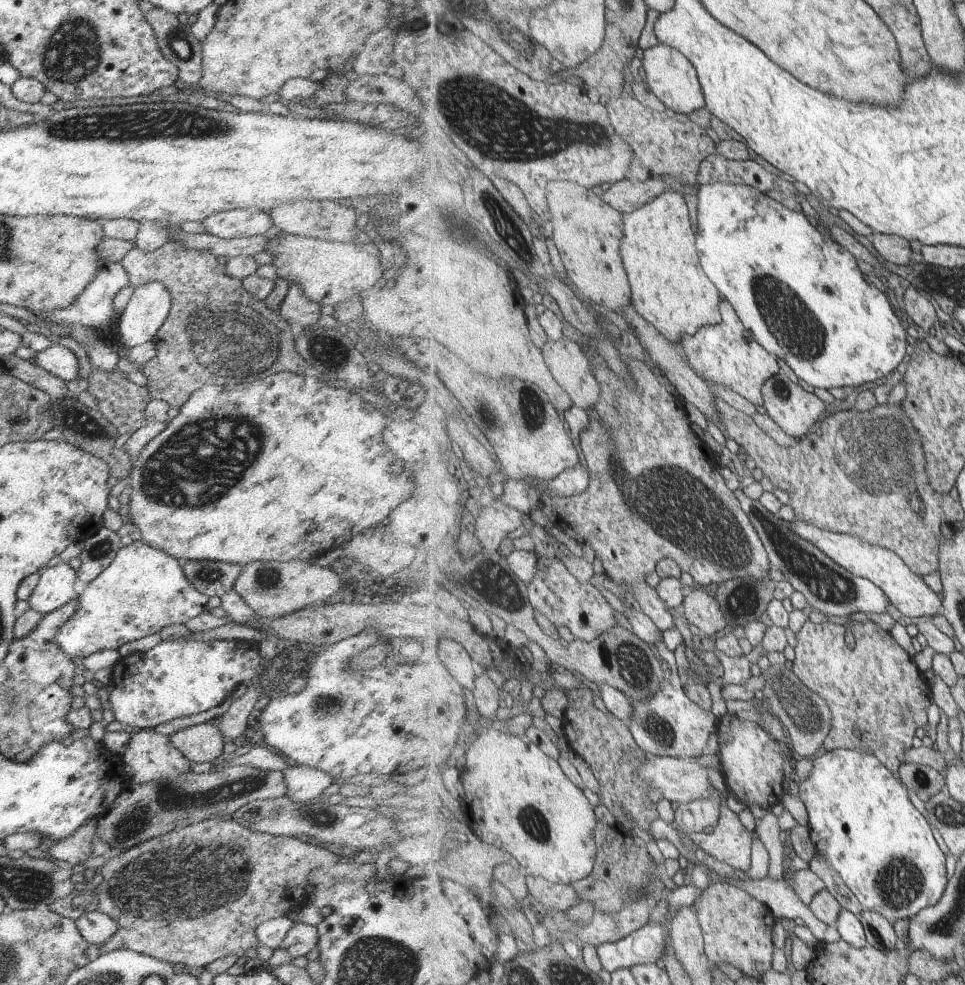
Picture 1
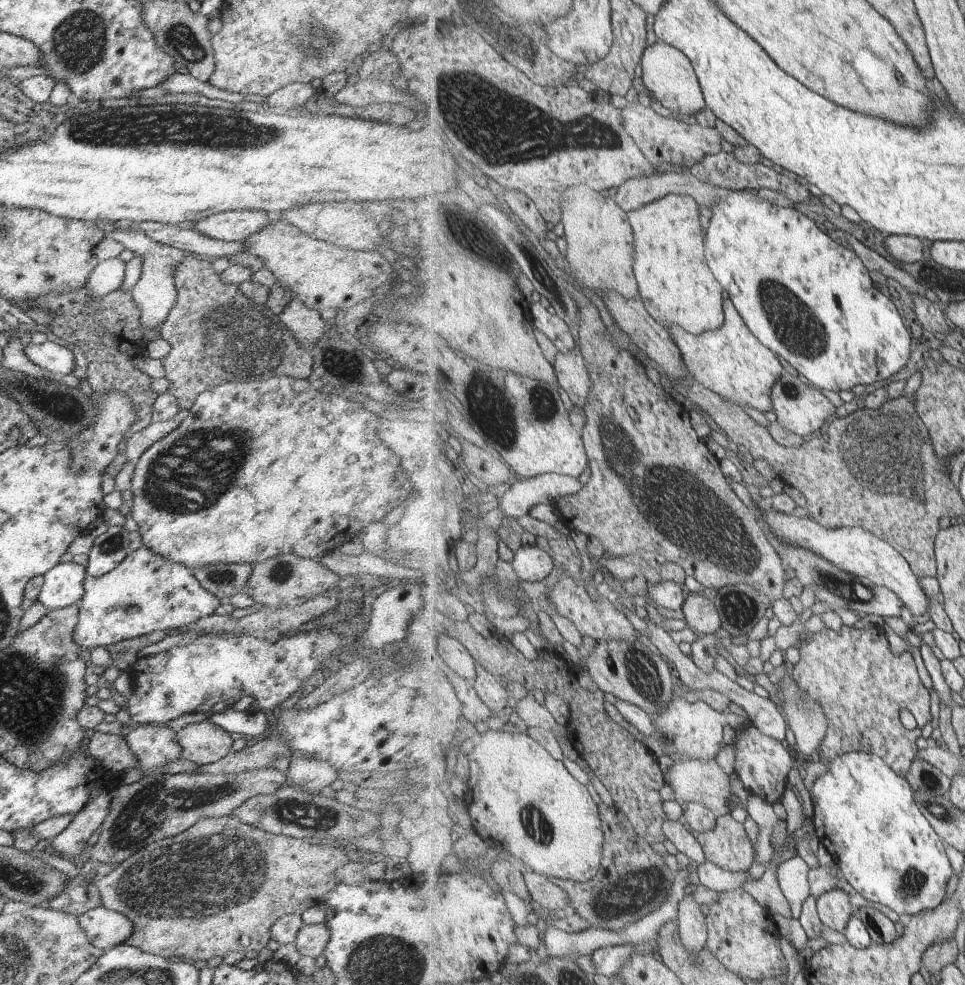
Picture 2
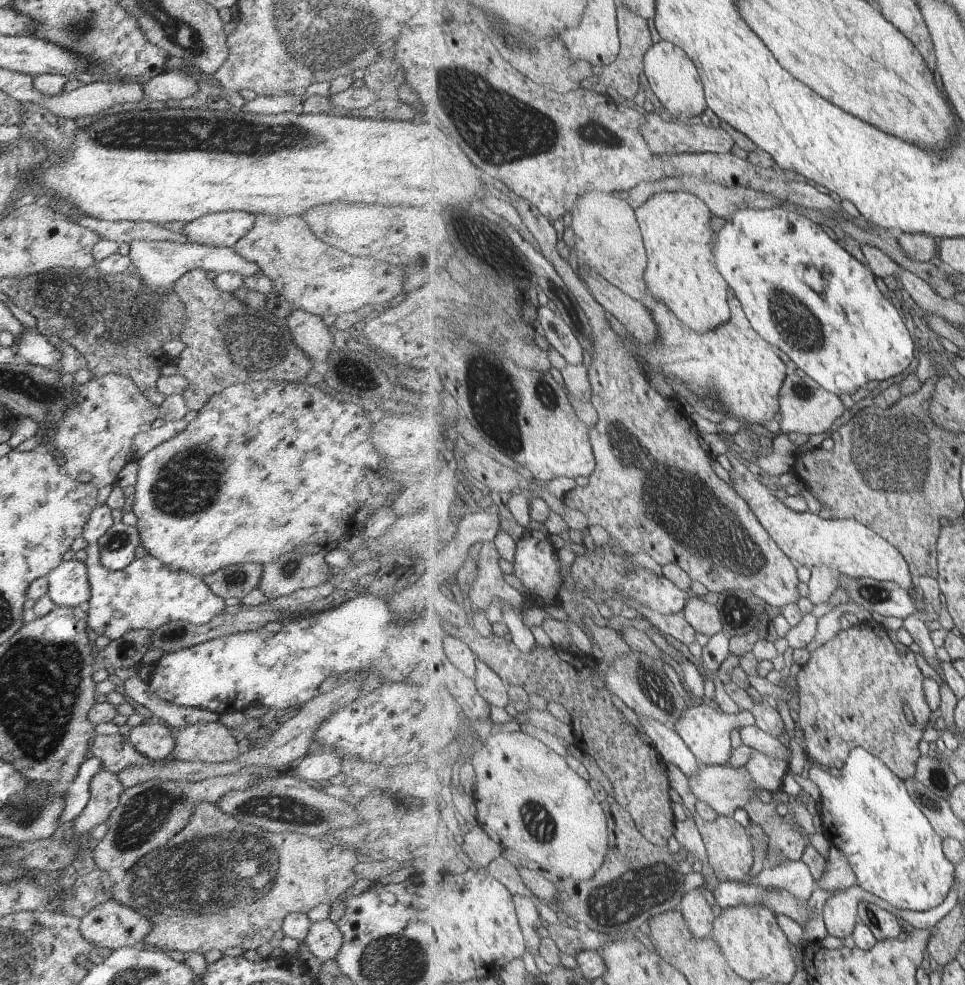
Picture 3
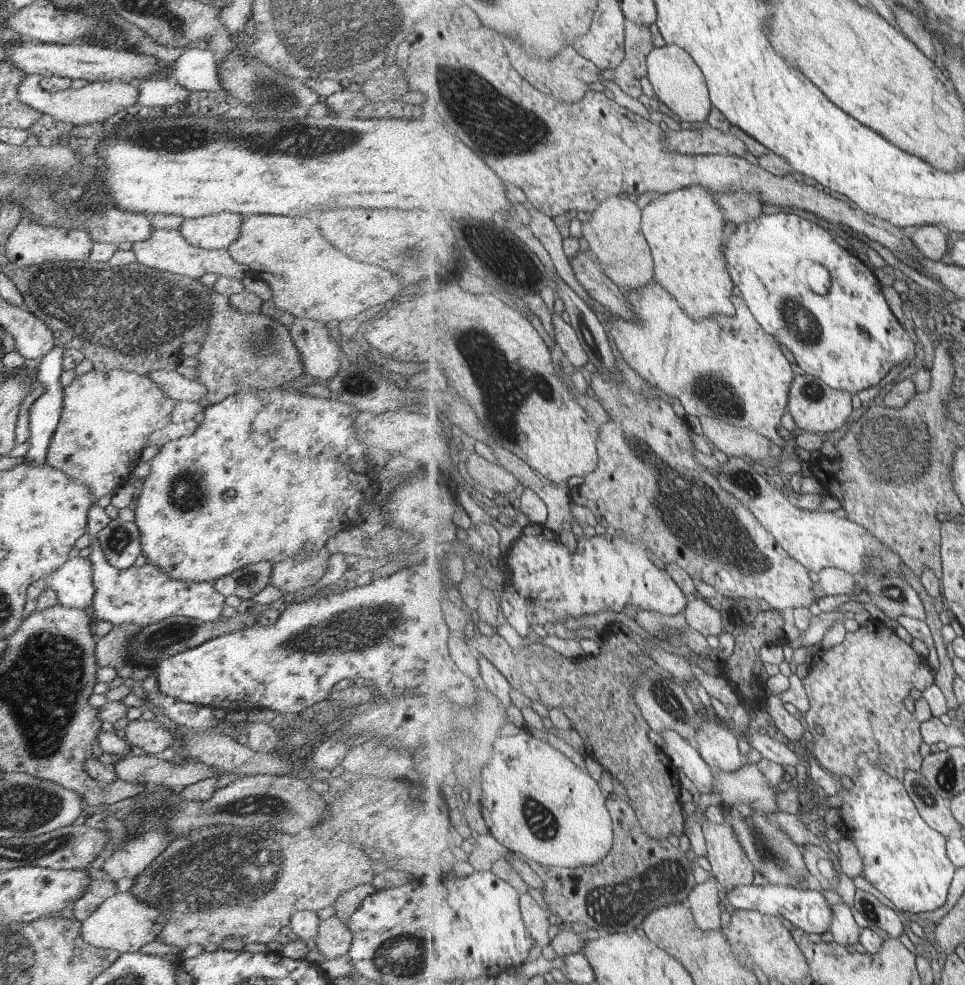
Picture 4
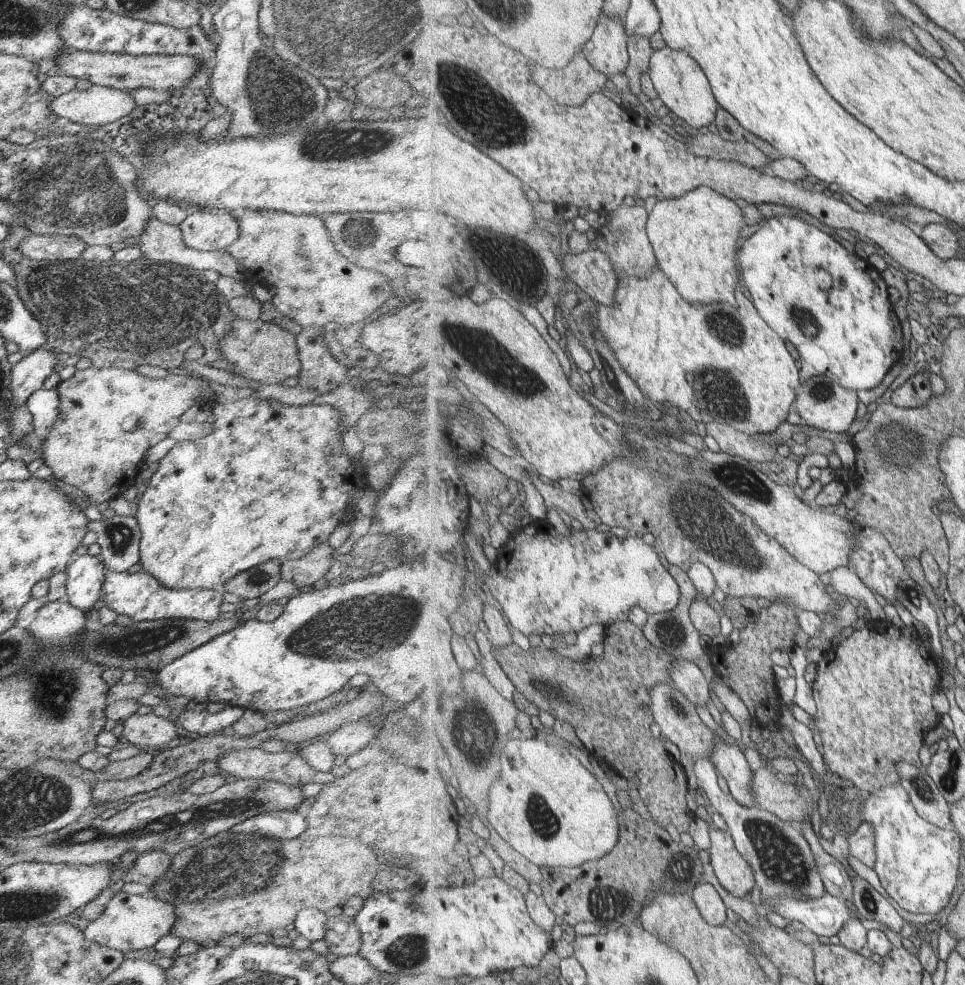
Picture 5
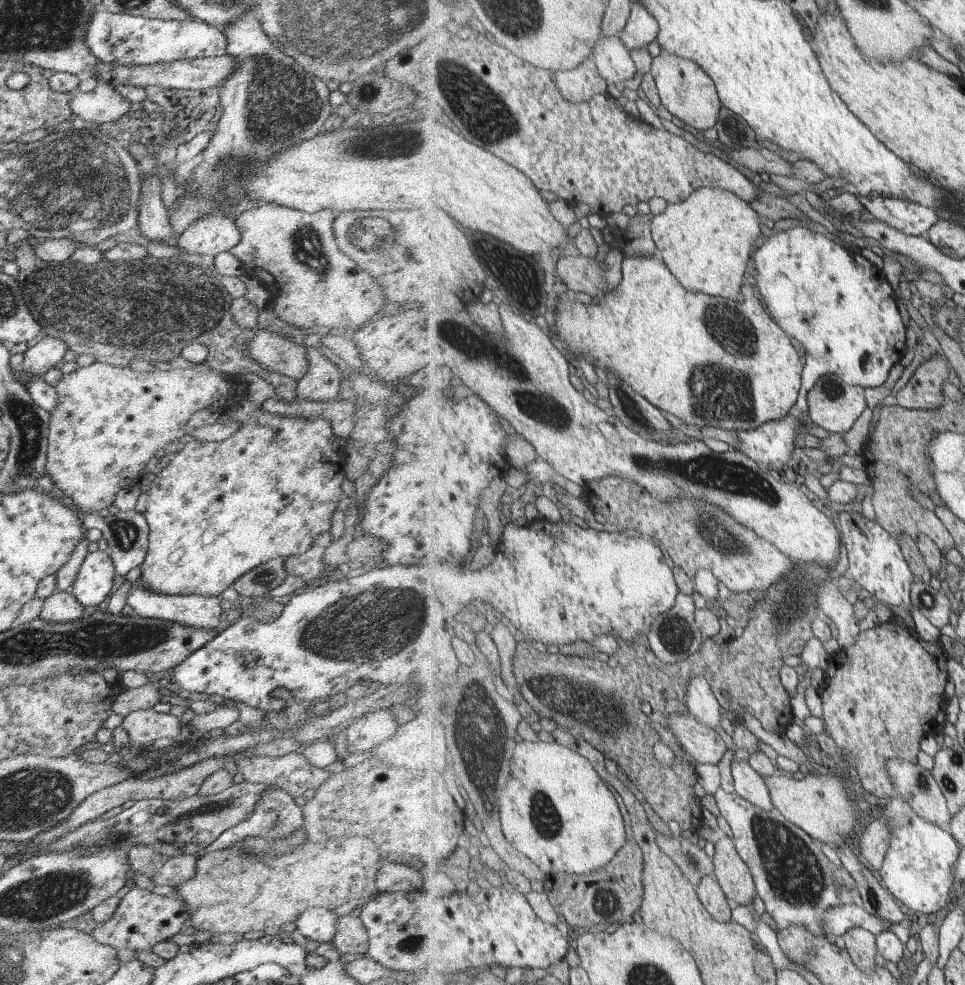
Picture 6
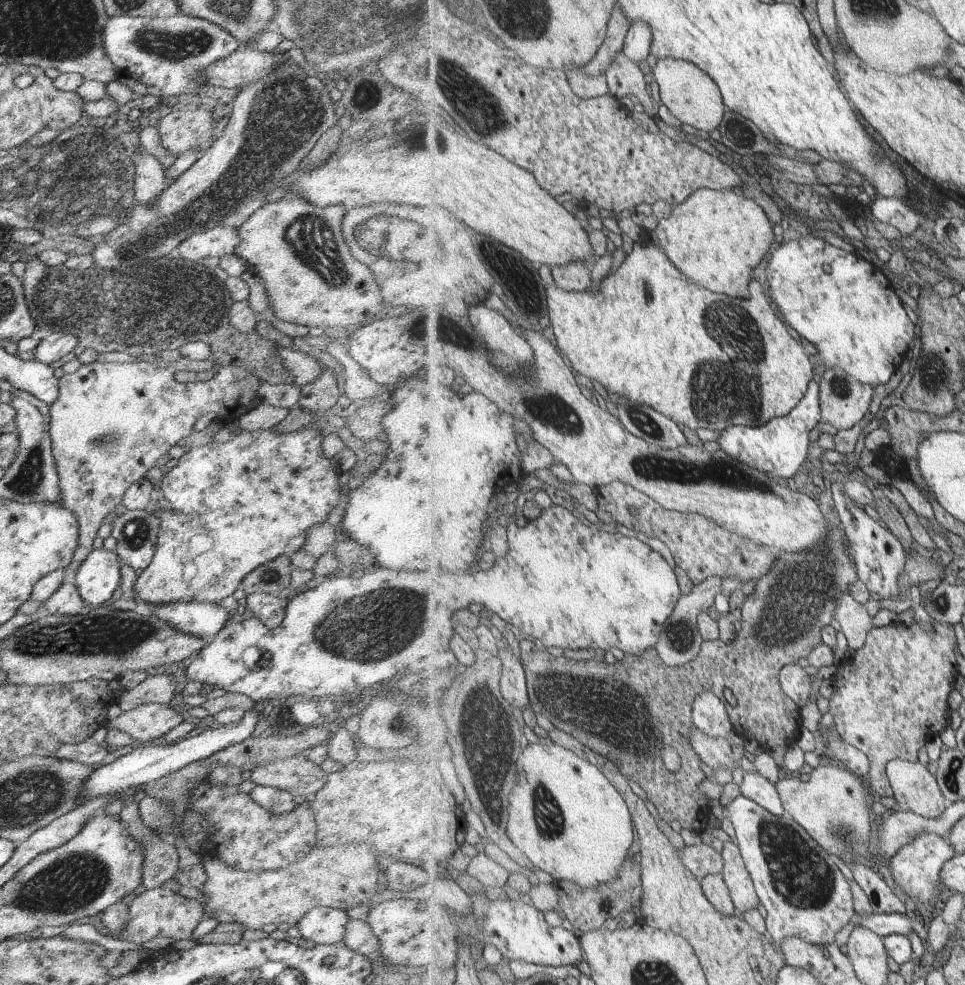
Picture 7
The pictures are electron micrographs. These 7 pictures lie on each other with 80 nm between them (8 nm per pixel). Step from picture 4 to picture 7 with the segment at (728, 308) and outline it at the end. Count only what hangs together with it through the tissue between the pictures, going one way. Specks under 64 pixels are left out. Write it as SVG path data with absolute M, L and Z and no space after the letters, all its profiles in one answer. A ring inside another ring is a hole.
M701 189L673 208L668 218L661 219L656 233L659 246L686 277L714 292L747 299L749 282L753 280L753 270L763 262L763 258L767 256L767 252L771 252L775 244L773 225L763 207L741 191Z

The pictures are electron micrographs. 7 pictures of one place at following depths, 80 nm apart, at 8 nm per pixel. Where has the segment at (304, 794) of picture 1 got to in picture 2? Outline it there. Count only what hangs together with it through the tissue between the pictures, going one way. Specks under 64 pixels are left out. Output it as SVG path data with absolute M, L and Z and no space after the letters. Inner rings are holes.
M295 753L285 771L287 783L301 787L309 793L321 792L327 784L337 778L335 767L325 759L319 760Z

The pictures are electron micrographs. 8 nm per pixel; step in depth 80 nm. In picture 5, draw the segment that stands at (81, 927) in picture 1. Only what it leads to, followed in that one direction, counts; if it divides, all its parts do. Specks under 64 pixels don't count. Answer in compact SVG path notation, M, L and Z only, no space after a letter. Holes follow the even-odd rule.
M151 894L113 895L99 918L89 921L82 931L90 943L106 946L120 953L152 947L161 936L169 933L176 921L176 906Z

